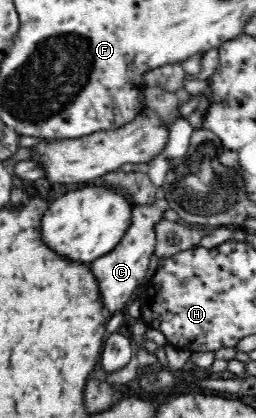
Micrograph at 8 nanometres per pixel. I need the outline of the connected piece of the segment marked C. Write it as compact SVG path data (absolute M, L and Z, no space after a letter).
M165 198L155 200L155 203L151 203L151 205L133 205L131 223L127 227L122 241L110 253L95 259L89 265L89 270L93 272L99 282L99 294L101 294L107 315L125 307L125 303L131 299L133 292L144 282L143 279L145 279L147 267L149 267L157 242L155 226L164 219L164 214L168 210L169 201Z

